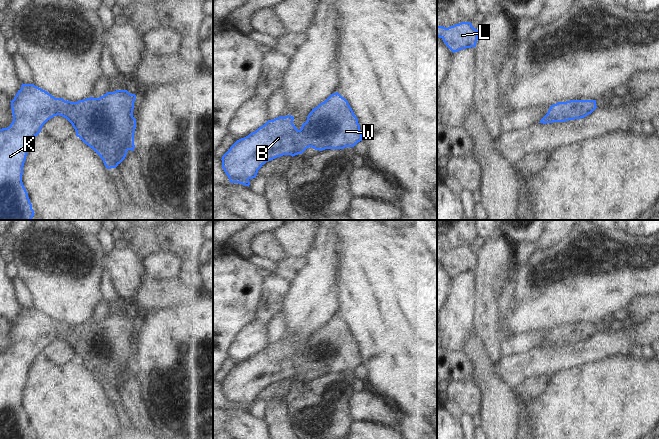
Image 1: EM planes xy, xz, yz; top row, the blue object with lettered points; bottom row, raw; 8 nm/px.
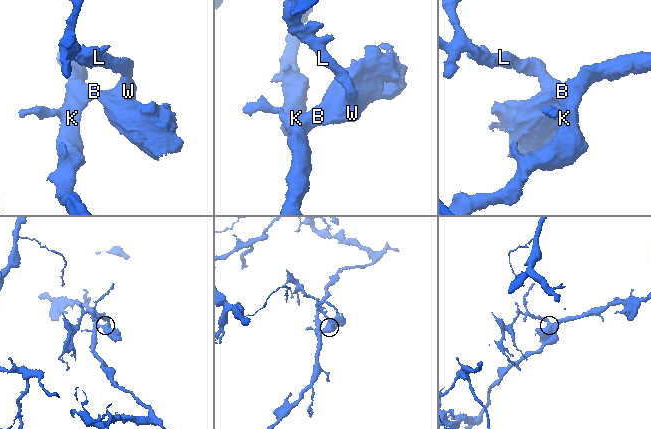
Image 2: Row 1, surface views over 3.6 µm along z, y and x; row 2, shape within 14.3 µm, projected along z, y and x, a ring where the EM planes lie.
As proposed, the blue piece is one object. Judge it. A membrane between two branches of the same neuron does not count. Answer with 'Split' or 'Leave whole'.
Leave whole

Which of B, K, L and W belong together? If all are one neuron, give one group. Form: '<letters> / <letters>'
B K L W

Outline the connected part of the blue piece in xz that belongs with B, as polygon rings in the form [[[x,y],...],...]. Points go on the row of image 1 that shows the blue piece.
[[[338,92],[331,94],[307,116],[307,121],[298,130],[293,124],[294,117],[287,115],[268,120],[248,136],[237,140],[222,156],[222,168],[231,183],[250,185],[249,180],[257,176],[258,170],[268,161],[283,155],[292,157],[302,154],[307,148],[315,150],[344,149],[354,147],[362,141],[358,119],[348,101]]]

